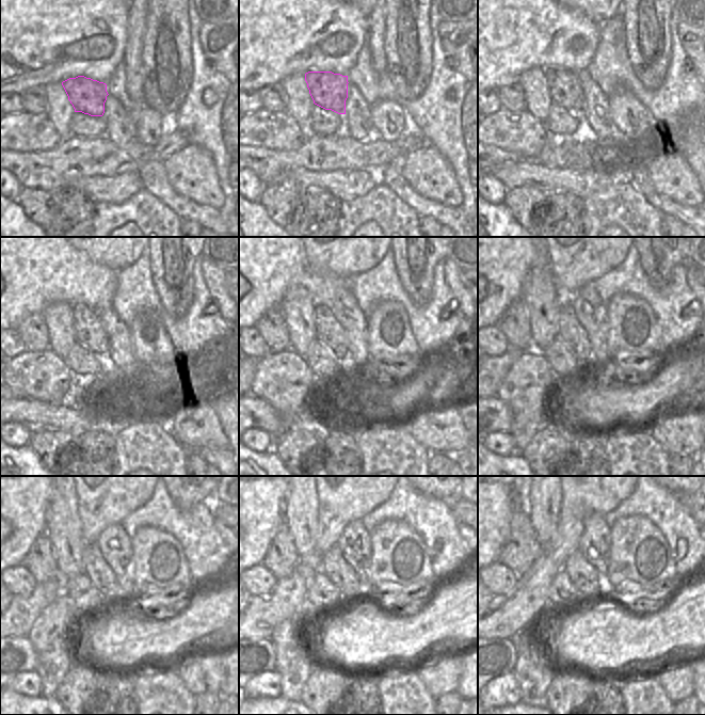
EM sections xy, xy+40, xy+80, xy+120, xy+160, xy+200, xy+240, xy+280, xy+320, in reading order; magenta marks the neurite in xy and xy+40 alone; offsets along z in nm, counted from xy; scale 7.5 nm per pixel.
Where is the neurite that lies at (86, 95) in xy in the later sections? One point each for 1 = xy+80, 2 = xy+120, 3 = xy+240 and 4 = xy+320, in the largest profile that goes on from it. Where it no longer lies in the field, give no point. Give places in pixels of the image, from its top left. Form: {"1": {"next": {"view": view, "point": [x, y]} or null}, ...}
{"1": {"next": {"view": "xy+80", "point": [564, 86]}}, "2": {"next": {"view": "xy+120", "point": [89, 331]}}, "3": {"next": {"view": "xy+240", "point": [93, 565]}}, "4": {"next": {"view": "xy+320", "point": [585, 576]}}}

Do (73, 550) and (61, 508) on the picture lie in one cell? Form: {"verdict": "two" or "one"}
{"verdict": "one"}

